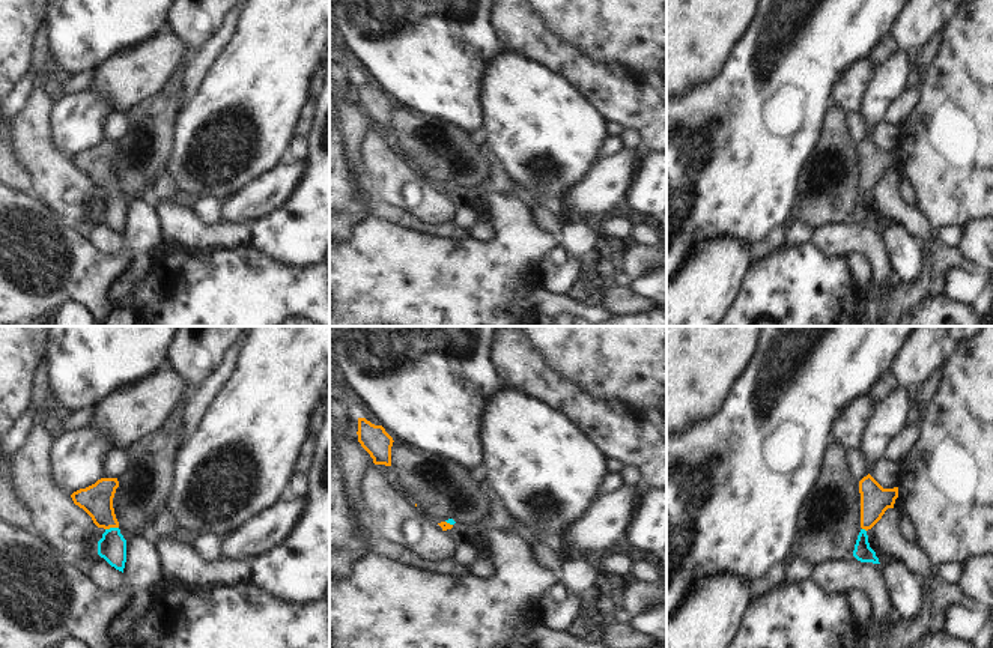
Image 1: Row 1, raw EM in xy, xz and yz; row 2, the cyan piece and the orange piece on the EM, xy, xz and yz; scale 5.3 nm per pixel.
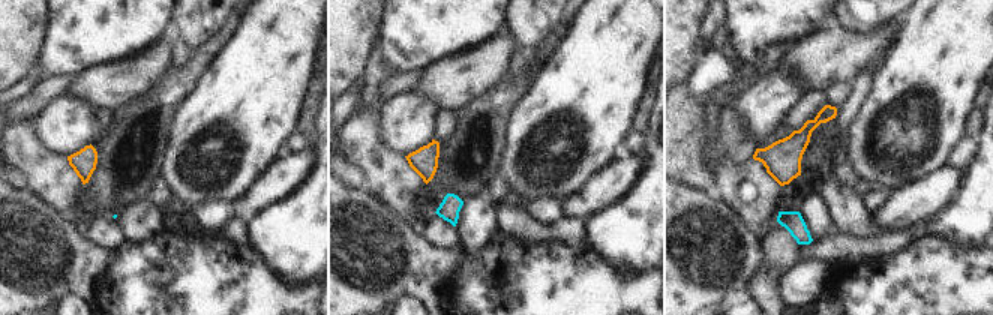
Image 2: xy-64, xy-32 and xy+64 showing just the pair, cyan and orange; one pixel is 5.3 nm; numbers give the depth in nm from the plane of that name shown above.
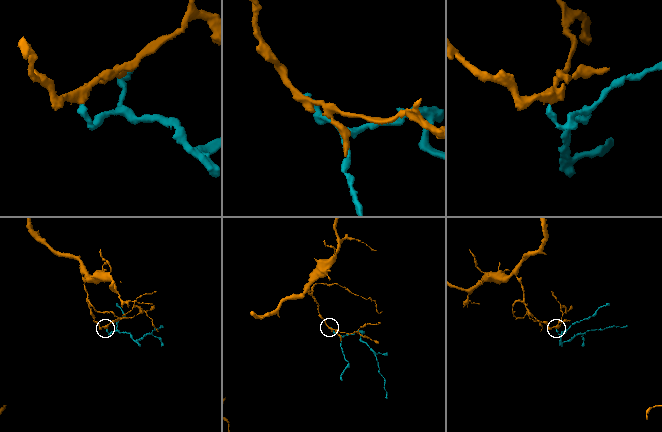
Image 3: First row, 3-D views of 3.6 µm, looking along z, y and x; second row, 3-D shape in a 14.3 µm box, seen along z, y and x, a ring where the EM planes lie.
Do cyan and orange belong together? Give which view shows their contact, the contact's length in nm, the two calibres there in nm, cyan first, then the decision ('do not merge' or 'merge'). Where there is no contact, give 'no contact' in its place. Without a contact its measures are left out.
xy | 70 nm | 150/170 nm | merge

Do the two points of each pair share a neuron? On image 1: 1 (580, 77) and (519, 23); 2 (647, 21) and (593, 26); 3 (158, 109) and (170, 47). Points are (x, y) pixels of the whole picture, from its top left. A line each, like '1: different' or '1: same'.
1: same
2: same
3: different

